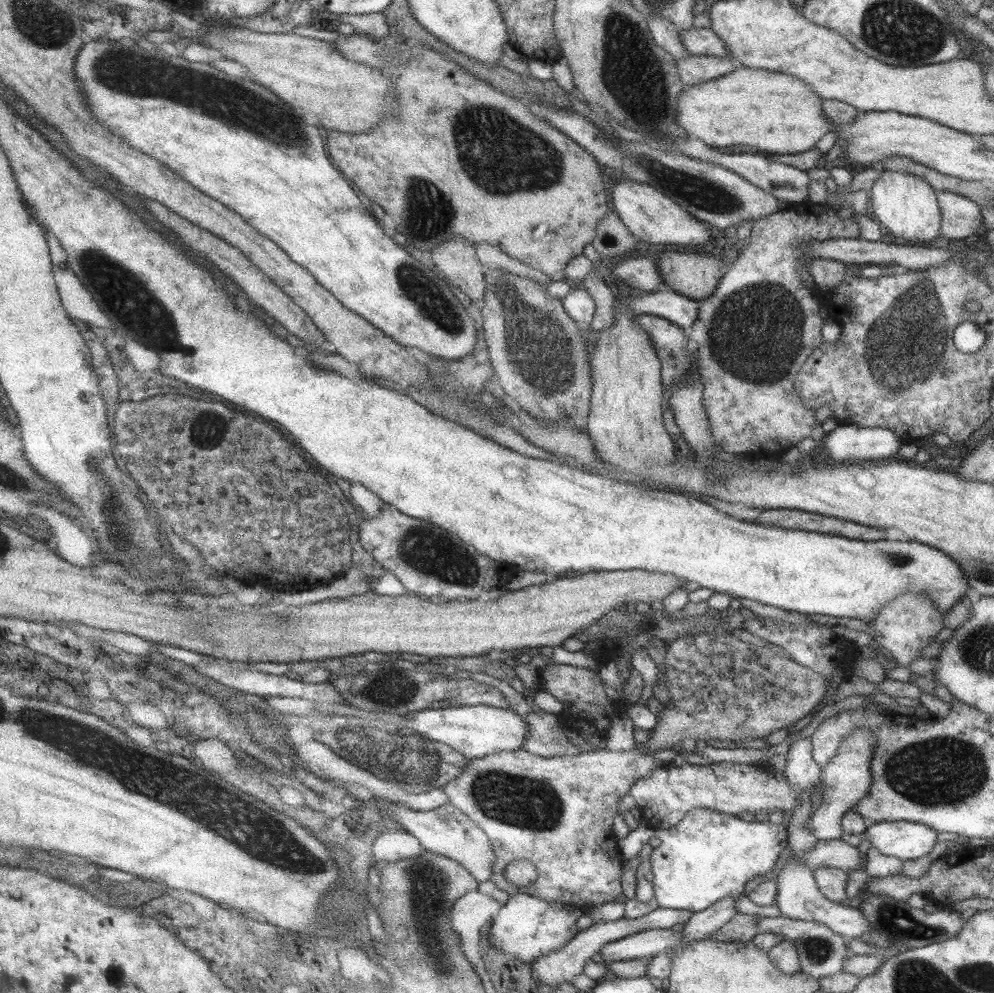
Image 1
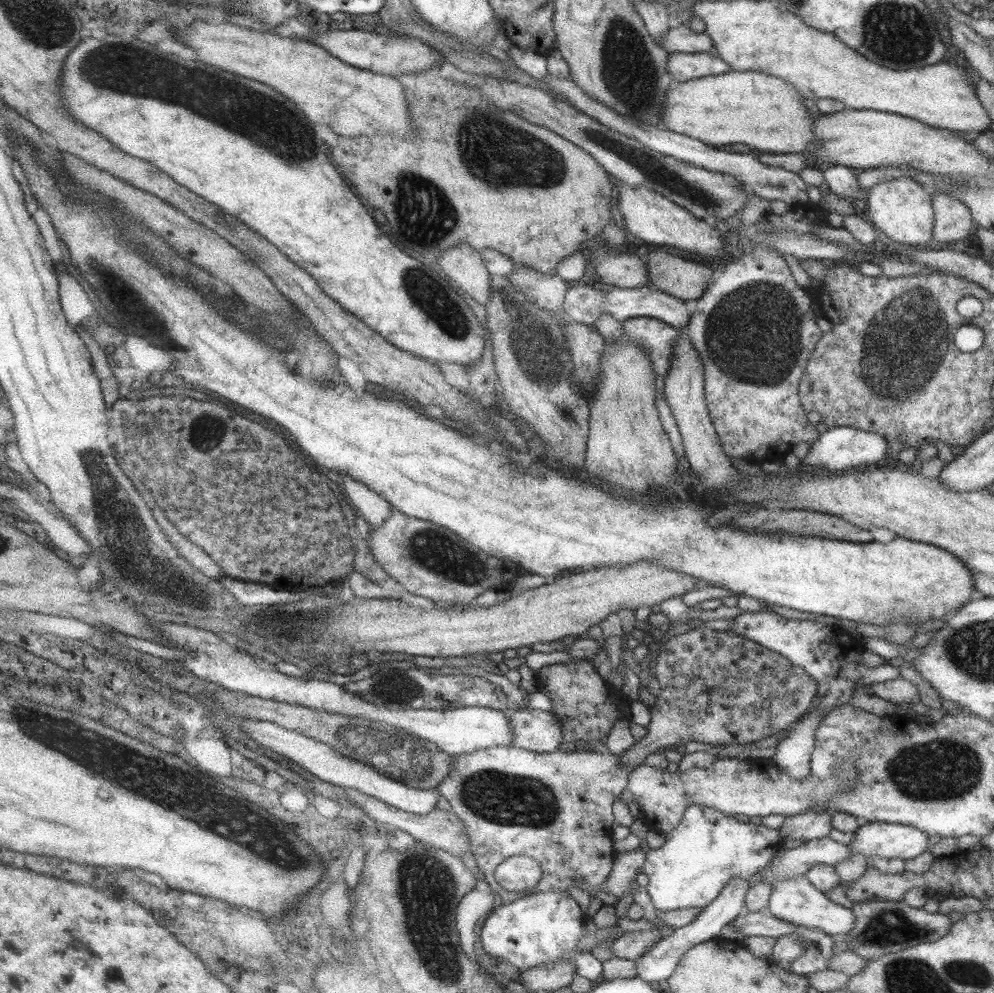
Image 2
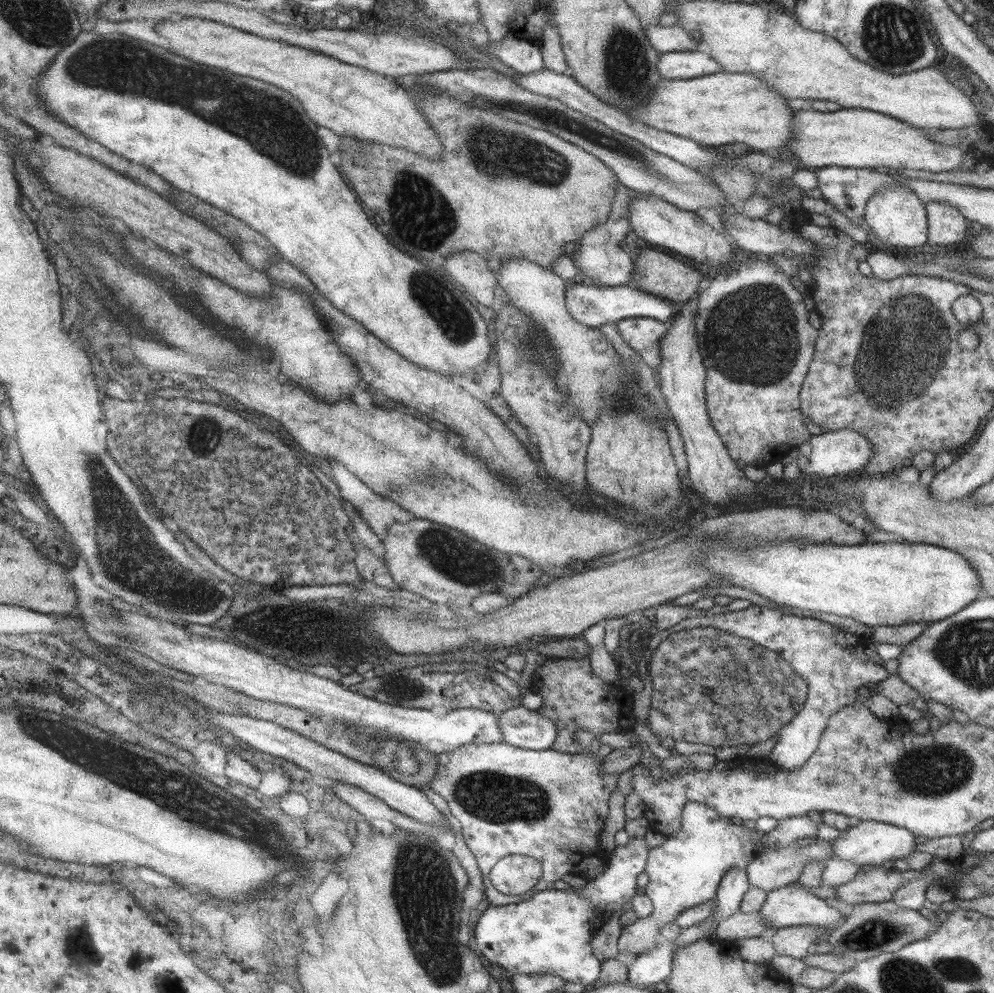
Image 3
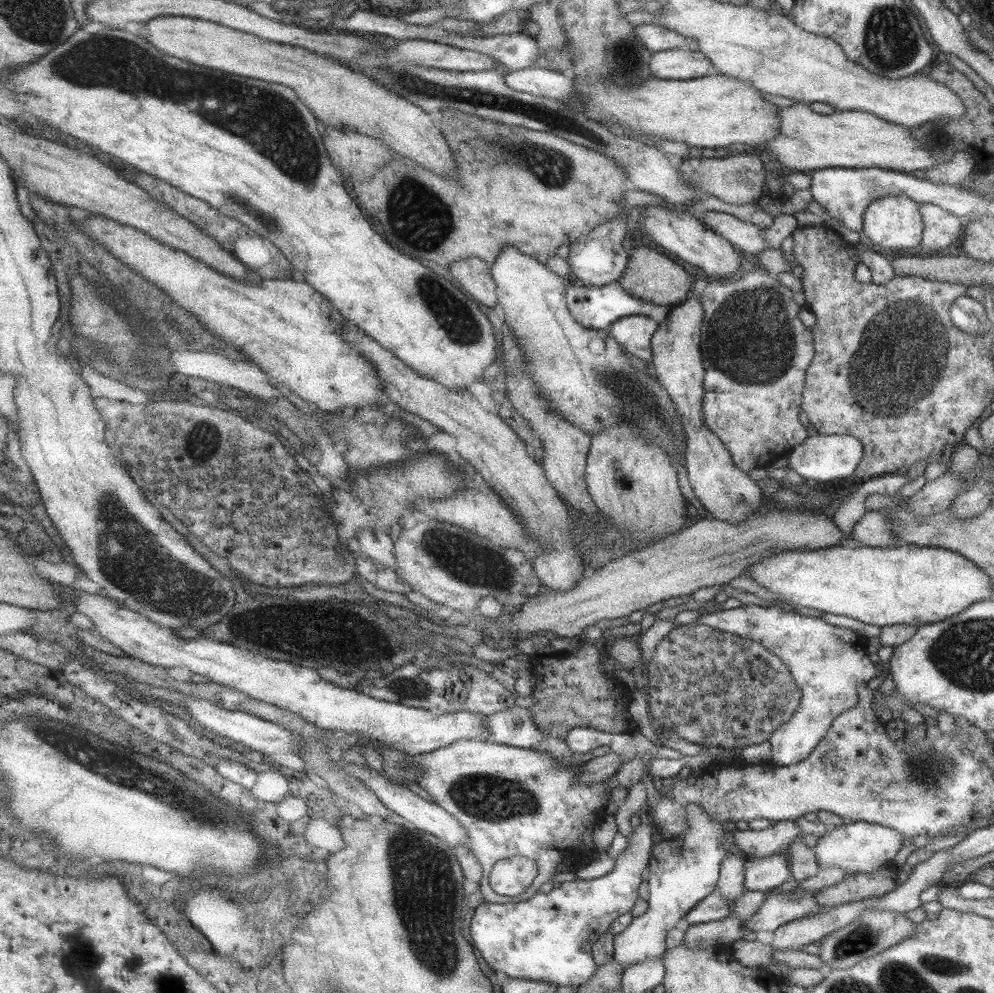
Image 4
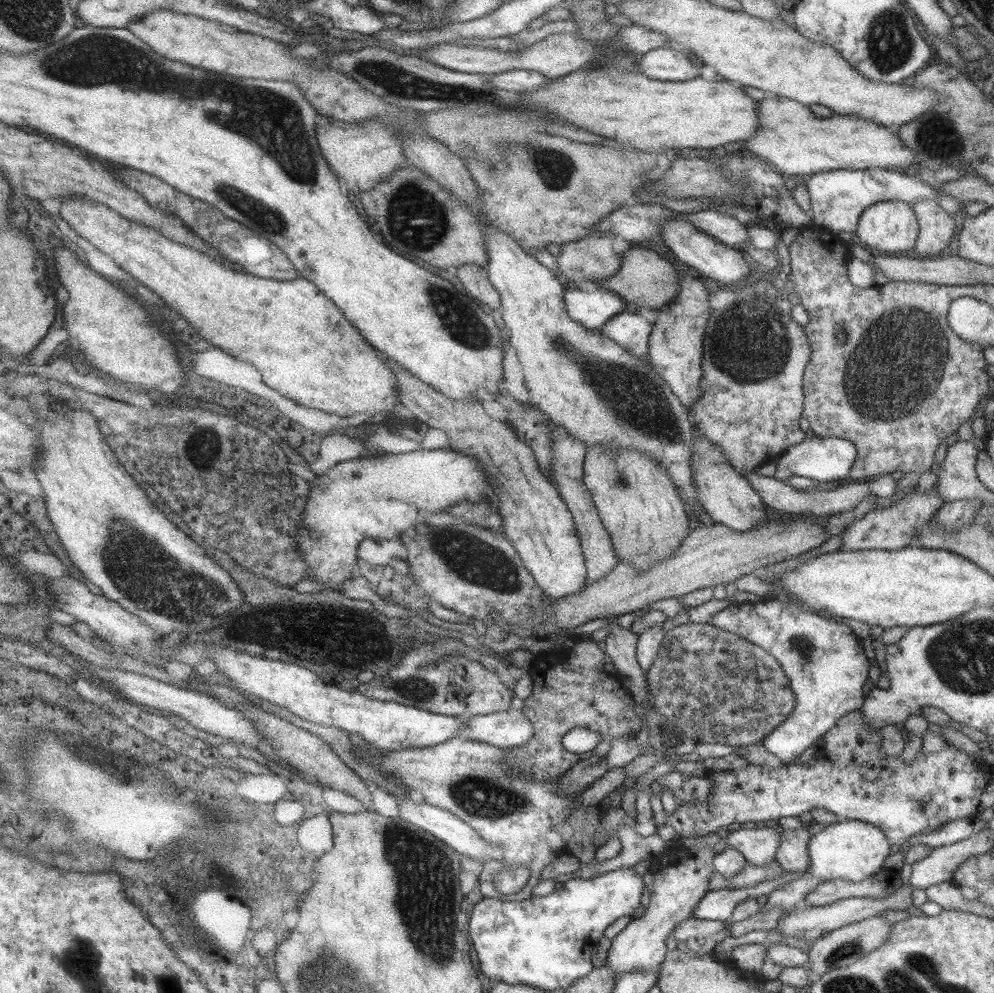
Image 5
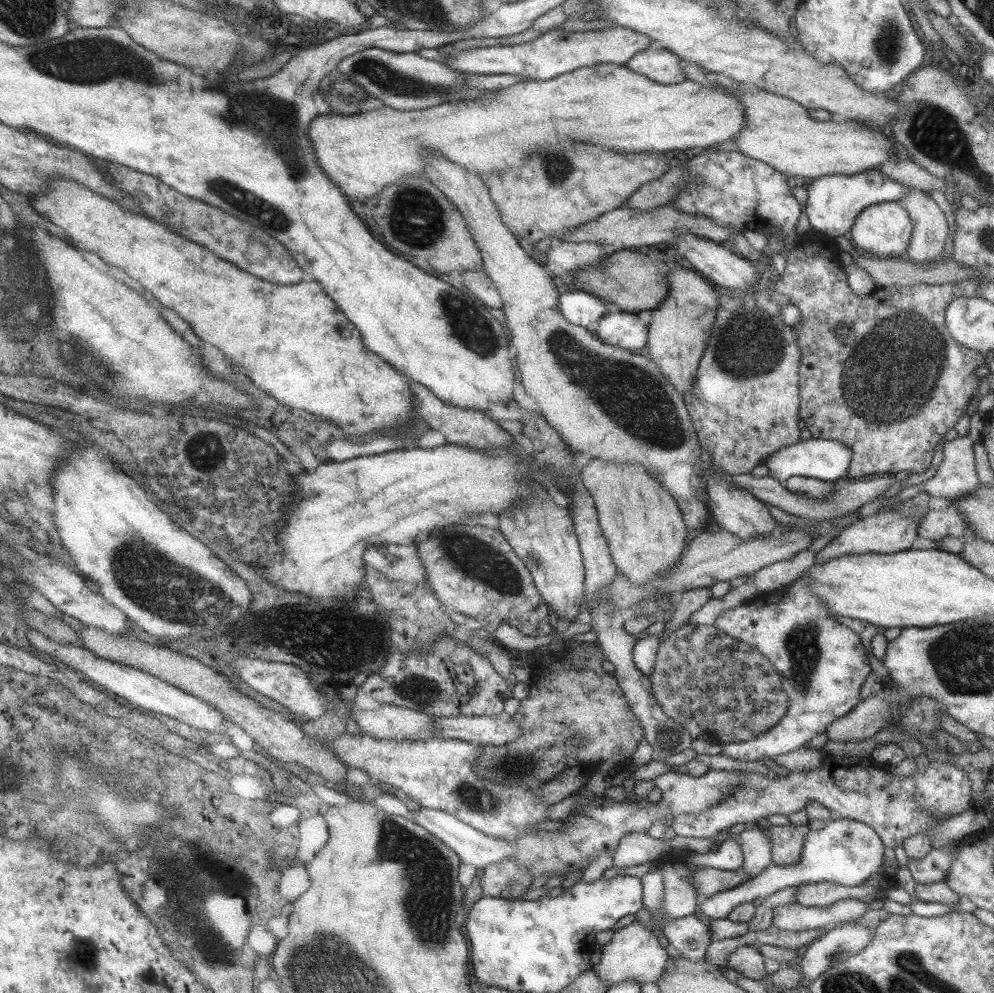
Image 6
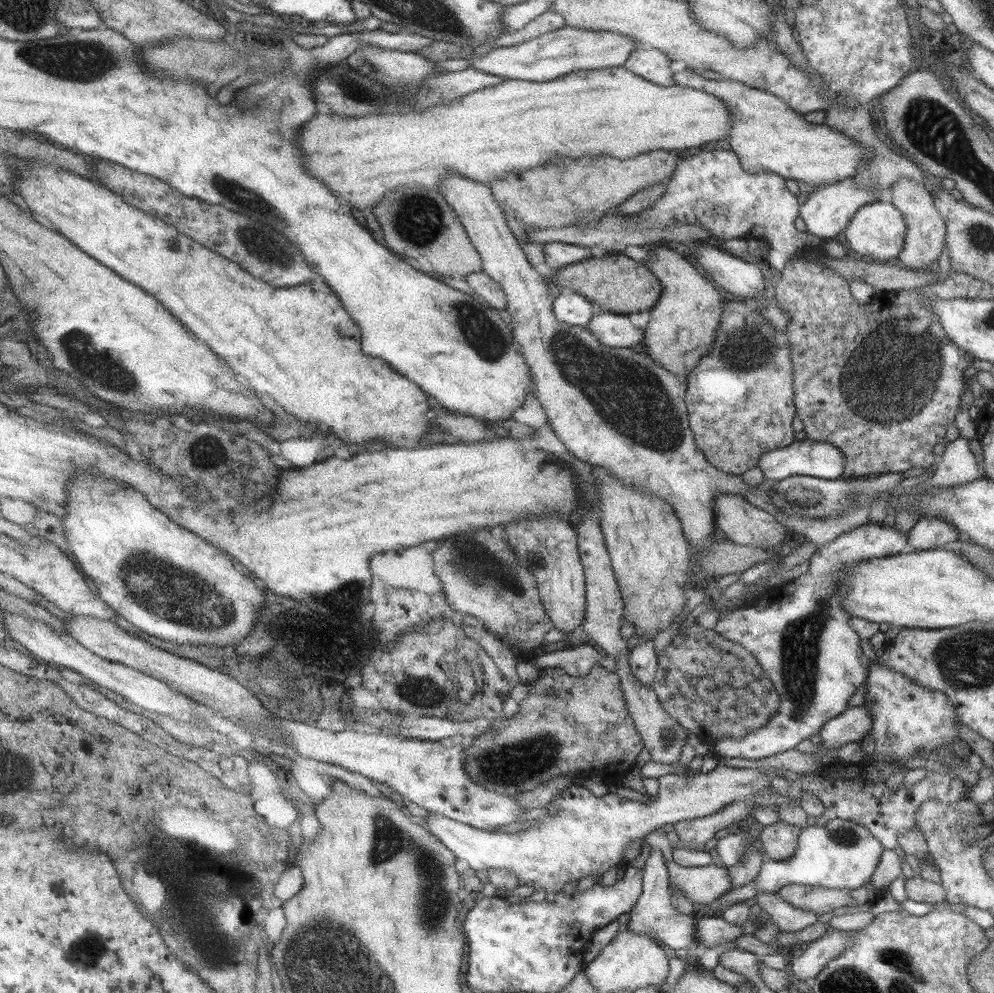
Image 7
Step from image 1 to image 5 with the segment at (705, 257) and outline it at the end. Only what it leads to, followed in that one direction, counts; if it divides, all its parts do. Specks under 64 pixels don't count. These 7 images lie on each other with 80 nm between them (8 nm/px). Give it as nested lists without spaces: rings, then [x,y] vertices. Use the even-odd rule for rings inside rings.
[[[631,246],[627,252],[620,254],[619,266],[611,276],[594,282],[598,287],[606,288],[620,296],[620,300],[628,309],[643,307],[661,309],[675,296],[680,278],[681,276],[675,273],[673,265],[659,257],[657,253],[643,247]]]

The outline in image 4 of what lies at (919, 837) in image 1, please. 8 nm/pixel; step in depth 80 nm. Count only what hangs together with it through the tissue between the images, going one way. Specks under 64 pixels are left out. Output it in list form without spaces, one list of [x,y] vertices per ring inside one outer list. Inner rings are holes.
[[[850,821],[829,828],[827,833],[816,840],[812,848],[820,870],[835,867],[845,871],[847,875],[857,873],[870,874],[880,867],[888,866],[895,853],[901,848],[900,832],[880,824],[863,821]]]

